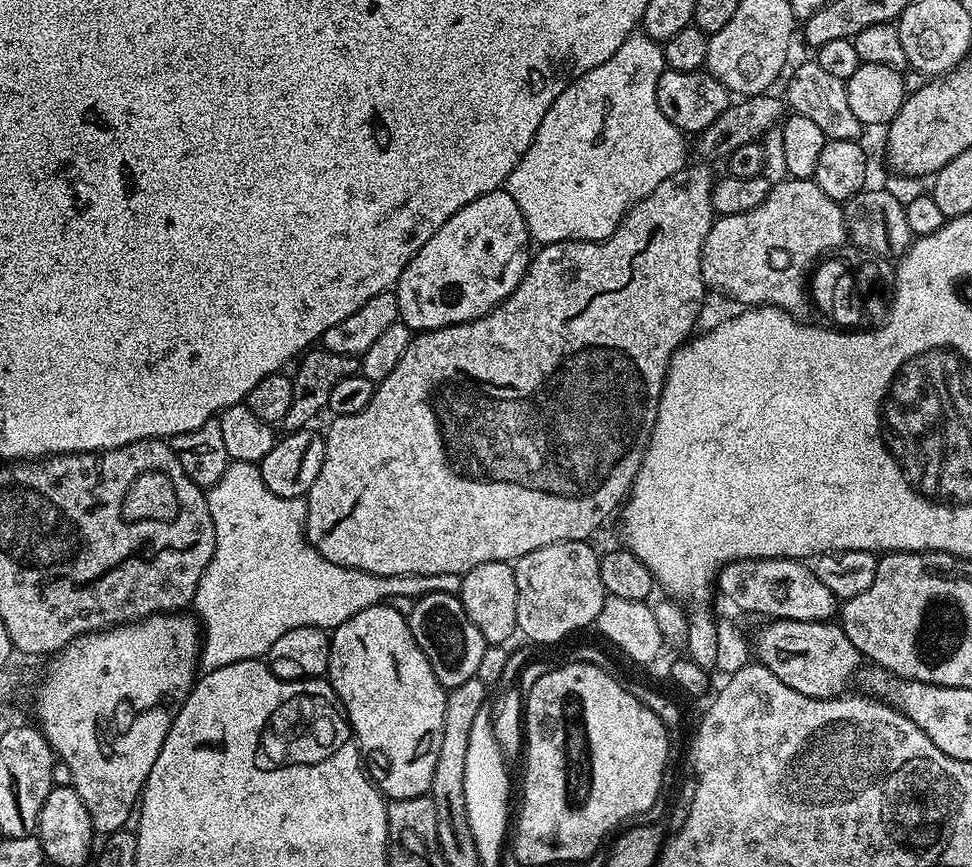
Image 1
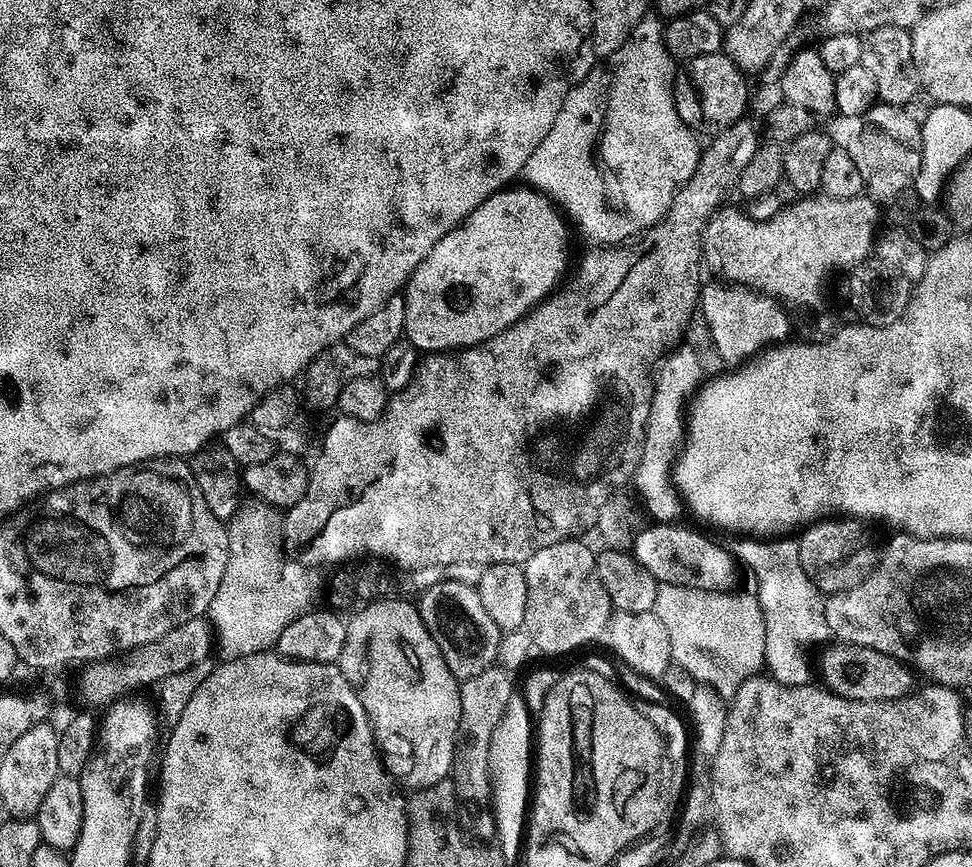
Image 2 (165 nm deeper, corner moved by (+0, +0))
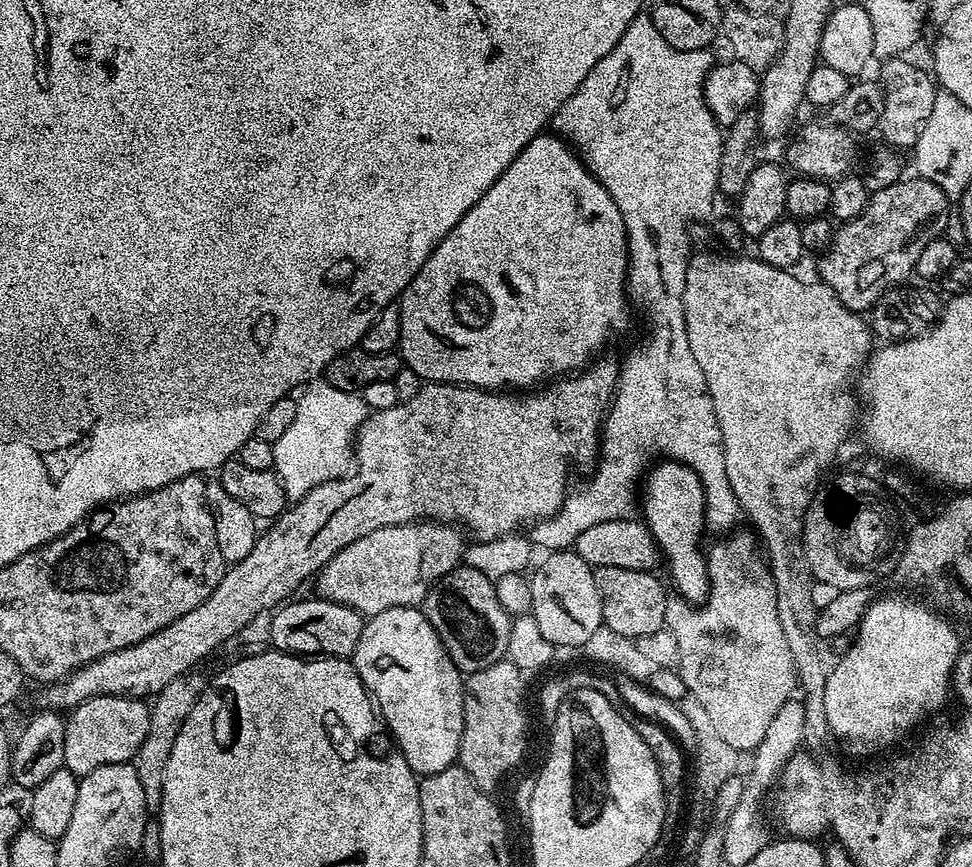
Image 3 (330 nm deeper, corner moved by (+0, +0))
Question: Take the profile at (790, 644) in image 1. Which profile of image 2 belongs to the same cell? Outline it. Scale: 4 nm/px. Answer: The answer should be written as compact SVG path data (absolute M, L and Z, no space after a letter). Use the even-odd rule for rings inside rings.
M833 643L833 648L825 654L818 664L818 672L824 675L823 687L847 700L897 700L899 696L909 695L916 684L917 677L907 664L878 650L870 650L853 644Z

